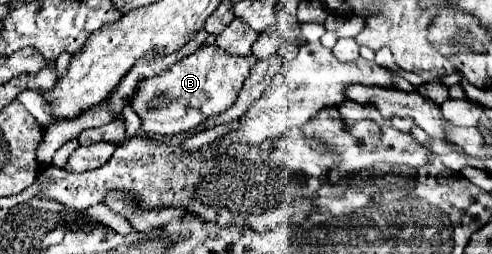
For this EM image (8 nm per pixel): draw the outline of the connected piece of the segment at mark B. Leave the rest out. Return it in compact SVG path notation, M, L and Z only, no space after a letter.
M203 44L197 52L181 58L161 74L141 80L135 96L129 100L129 106L141 118L141 130L149 136L173 136L187 132L199 126L205 118L215 116L215 112L219 114L227 110L235 102L235 96L255 62L257 60L253 56L239 58L223 52L223 48L215 44Z

